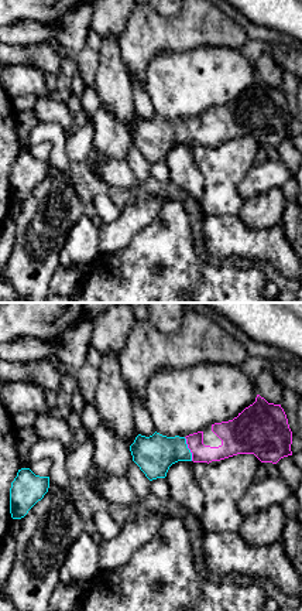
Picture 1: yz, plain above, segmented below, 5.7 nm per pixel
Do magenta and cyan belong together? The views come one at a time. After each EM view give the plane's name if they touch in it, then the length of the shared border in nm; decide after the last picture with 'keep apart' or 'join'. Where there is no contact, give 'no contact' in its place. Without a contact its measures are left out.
meets magenta in yz; contact 140 nm long

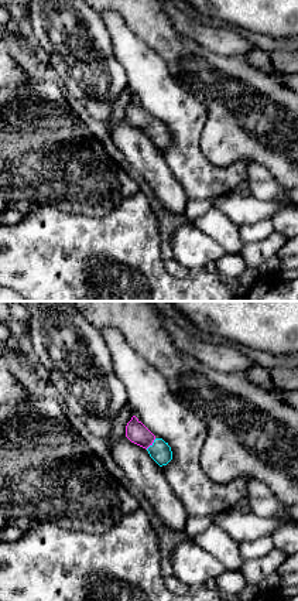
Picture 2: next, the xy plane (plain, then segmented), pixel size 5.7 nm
meets magenta in xy; contact 90 nm long

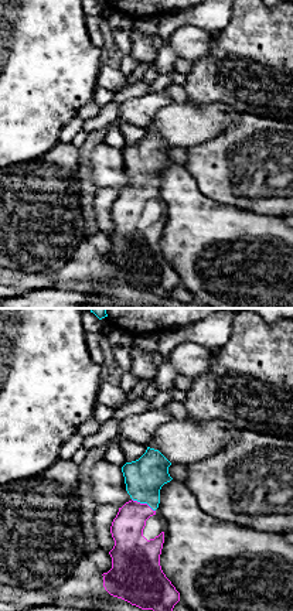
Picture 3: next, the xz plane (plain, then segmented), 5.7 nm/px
meets magenta in xz; contact 150 nm long

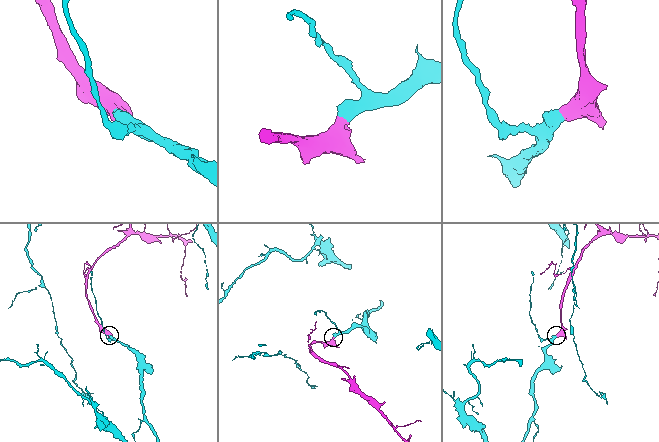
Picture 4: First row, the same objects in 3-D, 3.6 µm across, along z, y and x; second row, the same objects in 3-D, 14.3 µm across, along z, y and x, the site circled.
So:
join

